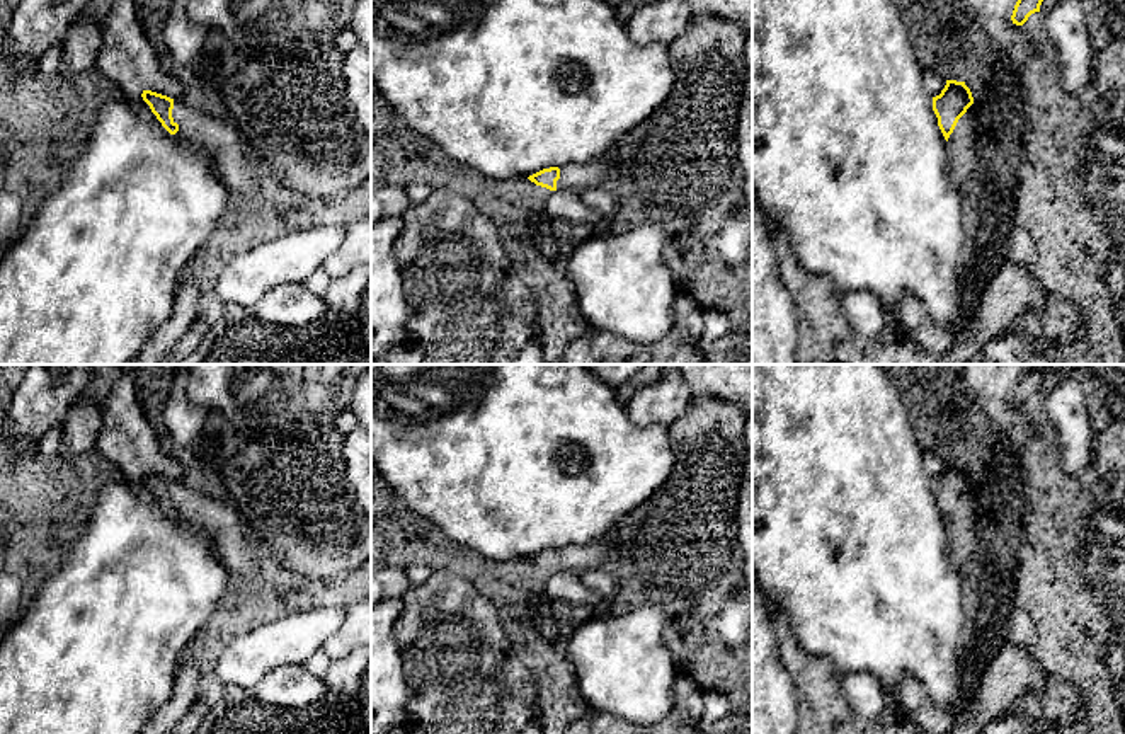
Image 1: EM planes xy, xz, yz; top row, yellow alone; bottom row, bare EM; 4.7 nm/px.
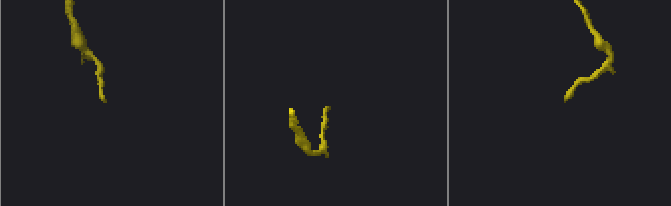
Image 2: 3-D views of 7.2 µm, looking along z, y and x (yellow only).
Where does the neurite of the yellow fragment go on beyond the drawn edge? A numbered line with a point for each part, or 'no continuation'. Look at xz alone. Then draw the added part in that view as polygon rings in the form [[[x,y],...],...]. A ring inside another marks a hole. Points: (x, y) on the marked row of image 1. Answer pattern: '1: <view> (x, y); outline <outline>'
1: xz (596, 172); outline [[[616,146],[597,158],[582,163],[560,165],[557,191],[582,191],[609,186],[618,160]]]

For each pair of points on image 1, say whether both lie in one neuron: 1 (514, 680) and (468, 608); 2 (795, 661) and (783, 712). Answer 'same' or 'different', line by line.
1: same
2: different

